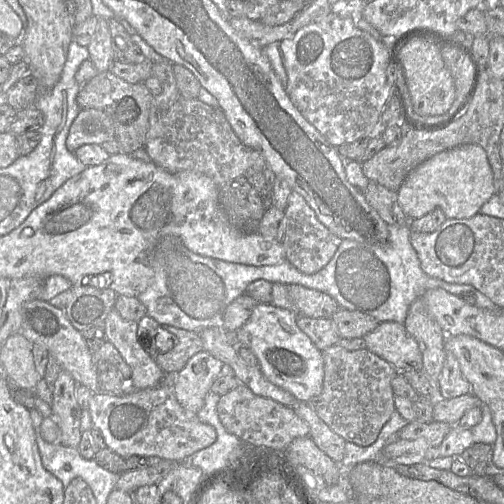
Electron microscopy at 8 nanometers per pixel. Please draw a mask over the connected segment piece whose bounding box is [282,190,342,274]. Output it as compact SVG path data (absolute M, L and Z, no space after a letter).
M292 190L285 210L285 234L282 245L286 261L305 274L314 274L332 259L342 239L331 233L317 218L305 199Z

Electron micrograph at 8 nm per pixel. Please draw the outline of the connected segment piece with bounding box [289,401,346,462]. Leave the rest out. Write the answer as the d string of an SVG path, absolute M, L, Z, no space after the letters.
M297 401L292 407L310 428L310 437L320 450L335 462L344 457L345 440L329 428L307 402Z

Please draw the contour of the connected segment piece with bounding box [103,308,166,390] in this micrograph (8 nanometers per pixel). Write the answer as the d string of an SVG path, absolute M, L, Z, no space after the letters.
M114 308L108 314L103 329L106 340L118 350L132 370L128 387L143 390L162 384L166 374L140 343L137 322L125 320Z

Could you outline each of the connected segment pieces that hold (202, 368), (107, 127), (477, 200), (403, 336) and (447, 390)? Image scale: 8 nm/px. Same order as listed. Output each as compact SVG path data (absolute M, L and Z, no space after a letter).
M204 349L193 355L184 368L172 376L172 386L179 404L197 415L203 407L214 380L224 363Z
M94 108L81 109L69 129L66 147L74 153L82 145L101 145L111 140L115 140L115 136L109 117Z
M464 144L437 153L415 167L399 187L397 198L409 220L421 218L434 210L442 211L447 219L467 219L478 214L481 206L494 194L493 174L486 152L477 144Z
M386 321L363 336L366 348L389 362L398 372L423 371L416 340L401 323Z
M446 352L445 362L438 380L437 397L452 399L470 393L471 385L463 377L456 357Z

